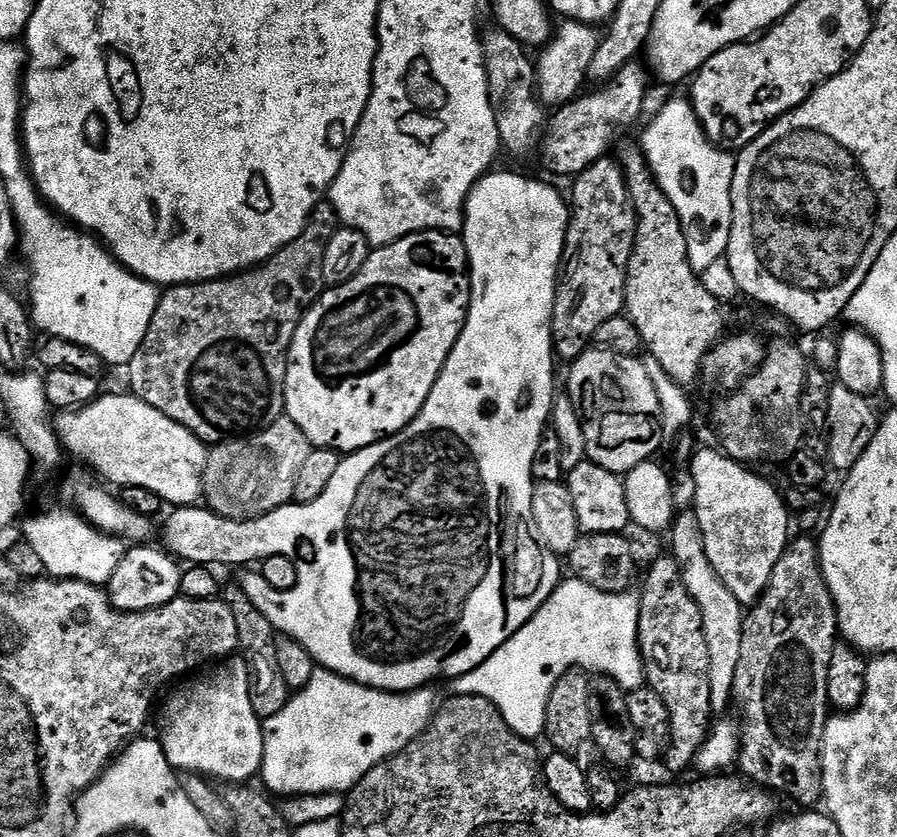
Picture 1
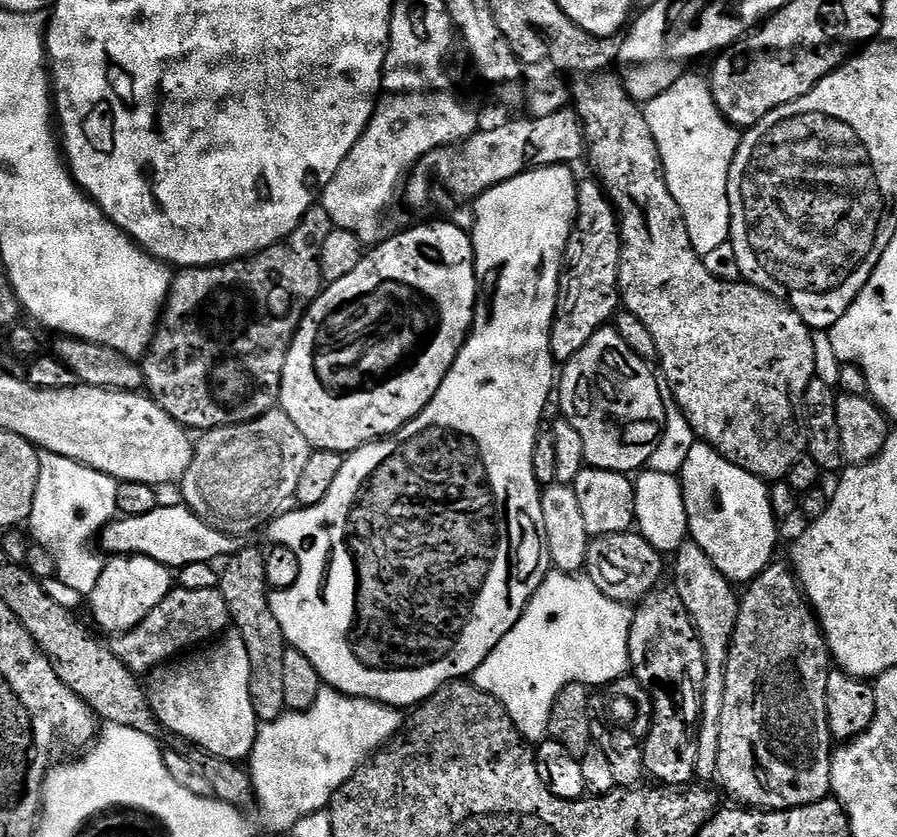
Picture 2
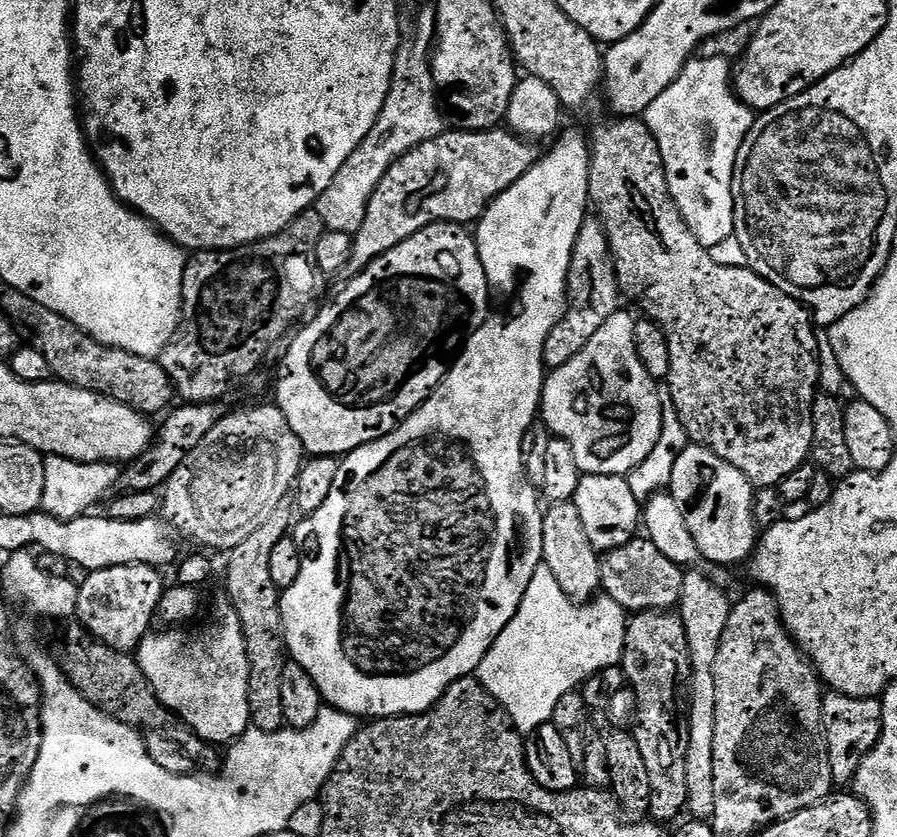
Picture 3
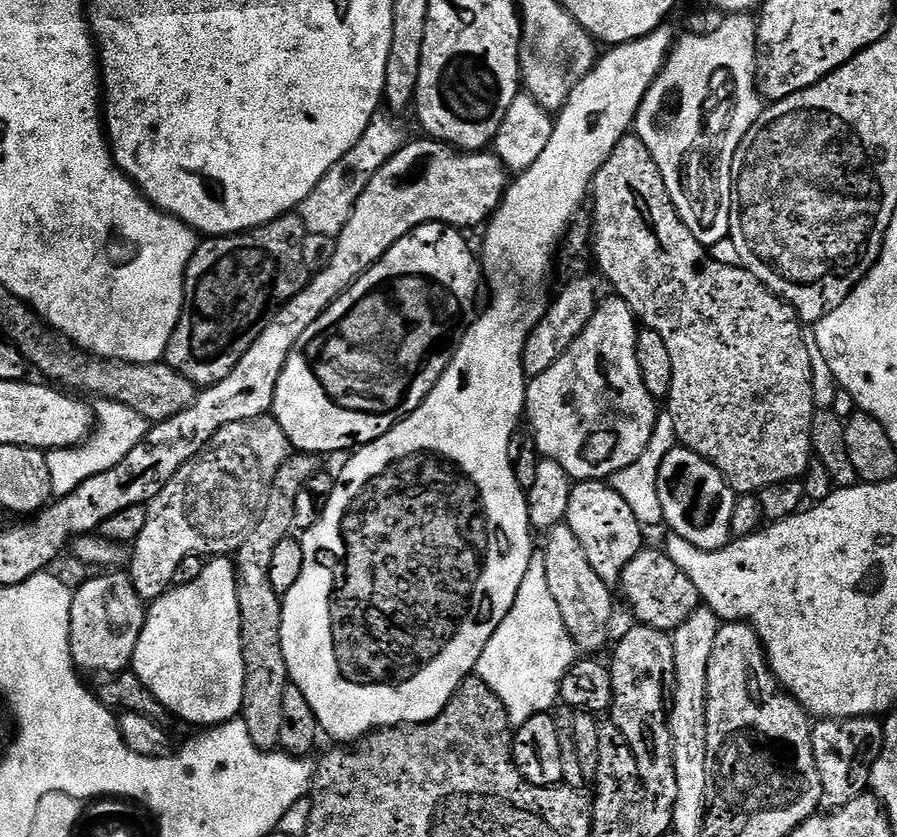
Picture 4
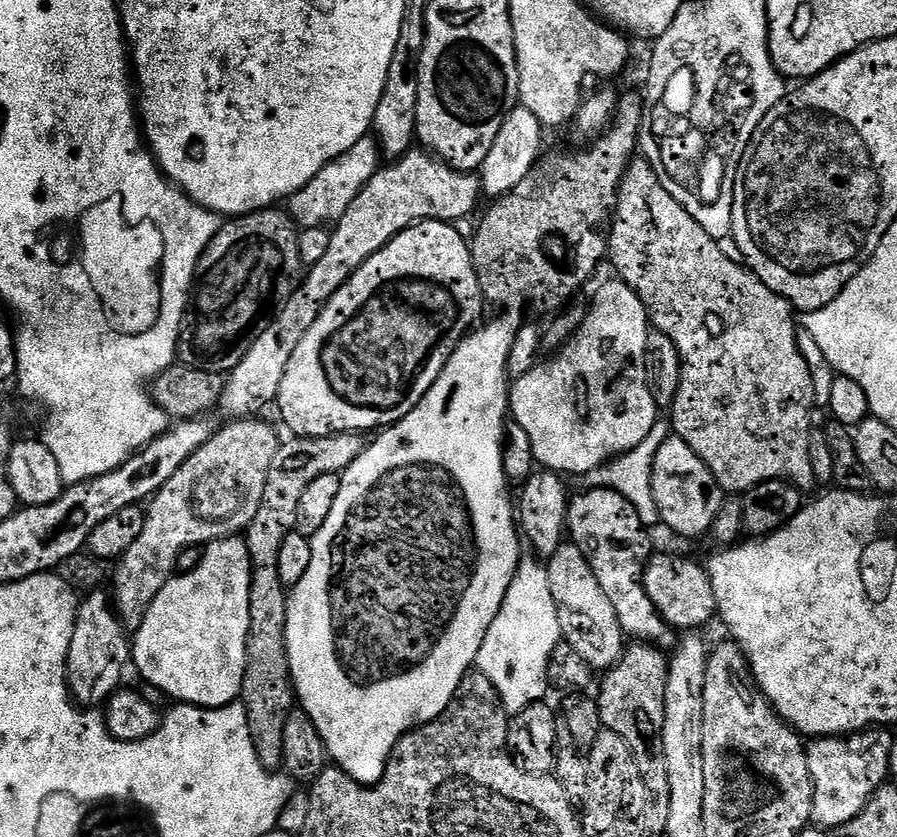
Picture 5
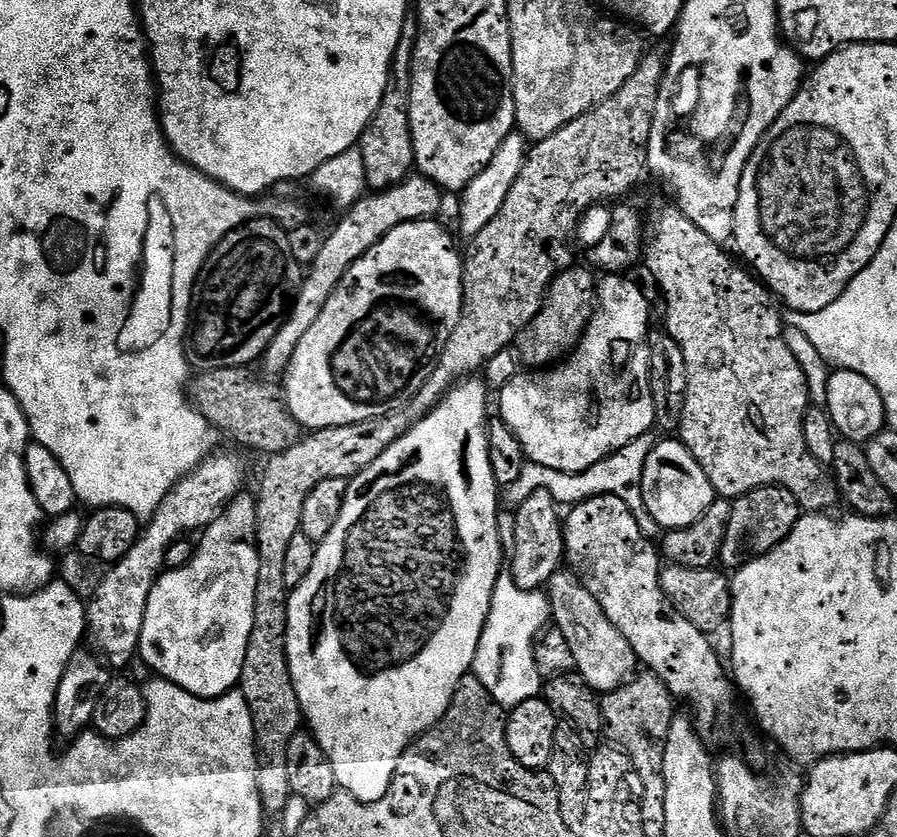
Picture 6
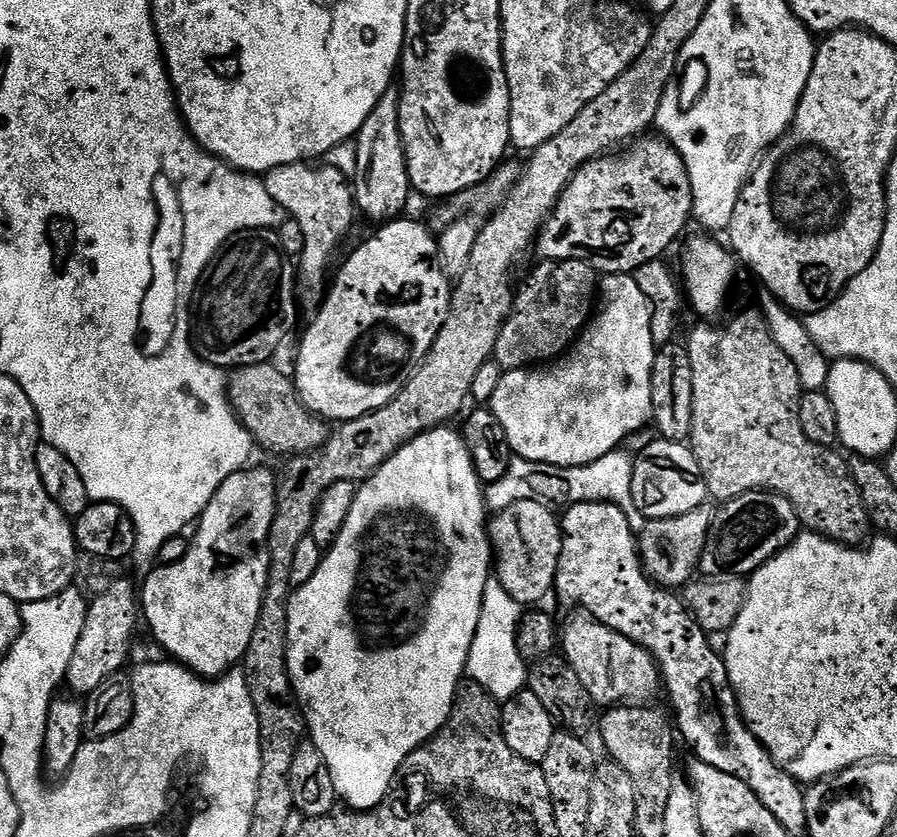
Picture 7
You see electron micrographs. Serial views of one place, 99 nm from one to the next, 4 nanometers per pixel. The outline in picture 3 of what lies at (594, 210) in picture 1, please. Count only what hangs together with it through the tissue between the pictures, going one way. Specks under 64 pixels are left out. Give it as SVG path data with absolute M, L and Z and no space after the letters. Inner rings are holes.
M585 219L584 225L578 230L578 238L574 242L574 250L568 267L568 290L564 315L557 320L556 325L544 343L544 366L551 370L561 368L586 342L602 330L602 322L610 318L621 307L622 293L616 280L616 266L612 263L612 254L608 250L608 236L604 225L599 219Z

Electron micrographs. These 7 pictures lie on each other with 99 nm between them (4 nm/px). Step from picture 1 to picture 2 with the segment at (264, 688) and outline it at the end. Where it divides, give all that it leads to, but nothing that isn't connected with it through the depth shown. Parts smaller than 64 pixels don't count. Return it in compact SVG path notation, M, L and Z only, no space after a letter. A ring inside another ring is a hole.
M241 547L235 556L223 565L220 572L220 593L226 598L228 614L237 632L246 644L251 662L250 698L257 721L276 721L285 711L285 690L282 670L284 669L287 641L282 628L268 604L270 589L264 565L265 553L256 548Z

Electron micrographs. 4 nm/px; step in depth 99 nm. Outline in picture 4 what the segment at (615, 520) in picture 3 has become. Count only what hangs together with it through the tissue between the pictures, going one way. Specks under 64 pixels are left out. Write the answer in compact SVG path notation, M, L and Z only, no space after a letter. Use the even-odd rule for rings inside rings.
M602 480L573 483L566 523L574 530L578 542L582 542L582 550L586 550L586 558L590 558L590 566L594 566L598 578L609 586L619 585L625 566L646 544L645 529L638 522L634 510L626 504L626 498L614 491L611 483Z

